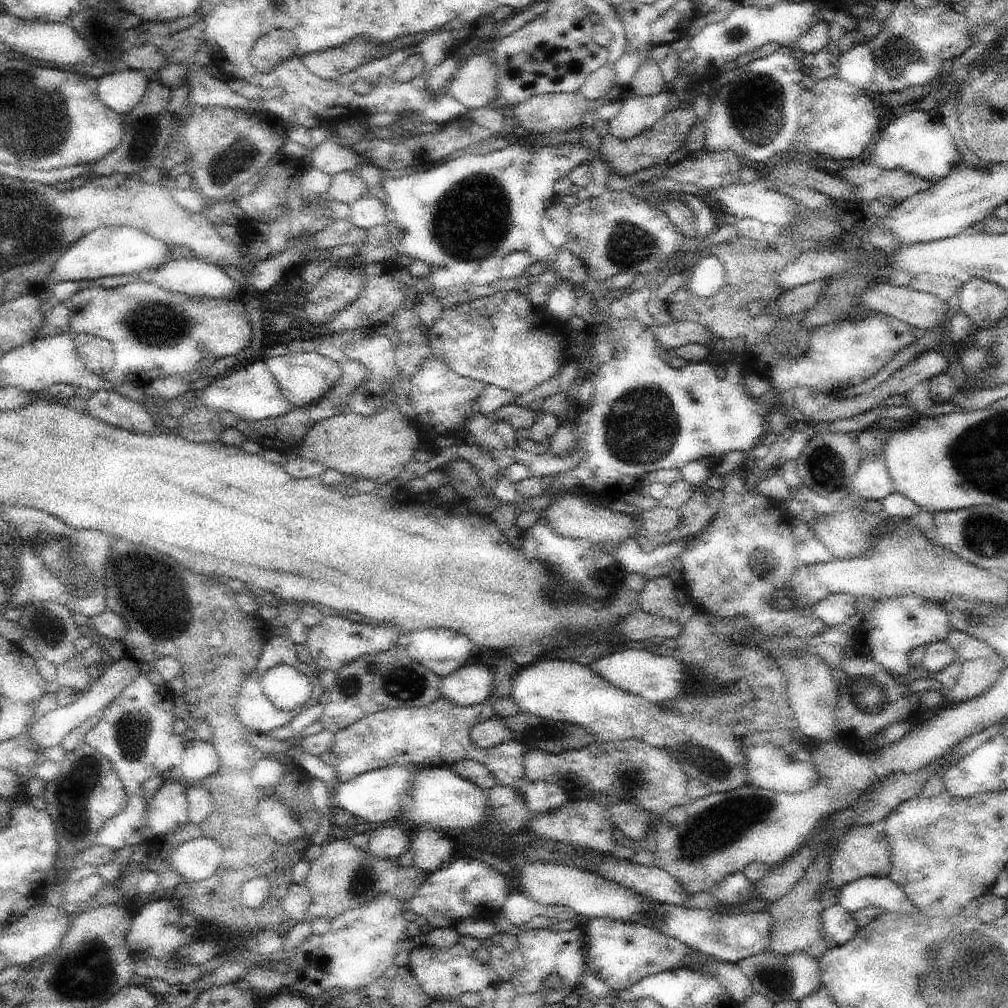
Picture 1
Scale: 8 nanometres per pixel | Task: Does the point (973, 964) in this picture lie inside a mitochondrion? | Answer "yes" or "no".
yes

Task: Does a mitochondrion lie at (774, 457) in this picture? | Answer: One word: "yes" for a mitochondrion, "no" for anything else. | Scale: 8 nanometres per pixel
no

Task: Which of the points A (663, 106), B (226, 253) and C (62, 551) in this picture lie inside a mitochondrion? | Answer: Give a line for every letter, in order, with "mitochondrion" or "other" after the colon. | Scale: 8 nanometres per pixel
A: other
B: other
C: mitochondrion

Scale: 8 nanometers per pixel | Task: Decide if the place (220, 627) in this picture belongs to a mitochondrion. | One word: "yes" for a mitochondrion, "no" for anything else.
no

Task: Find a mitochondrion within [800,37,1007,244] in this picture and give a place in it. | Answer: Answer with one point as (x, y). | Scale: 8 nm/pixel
(894, 50)

